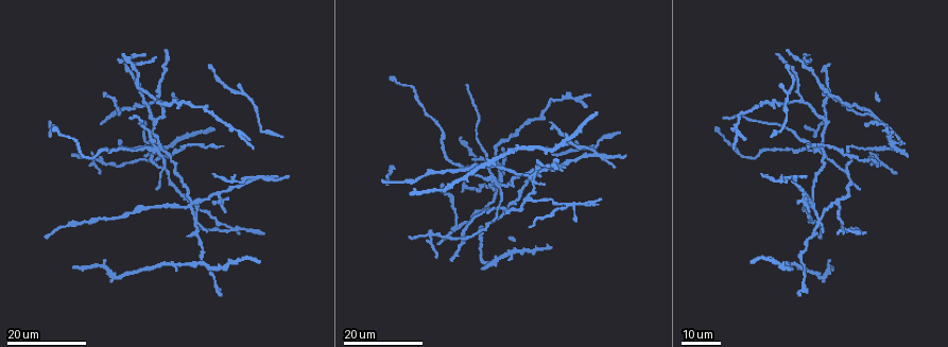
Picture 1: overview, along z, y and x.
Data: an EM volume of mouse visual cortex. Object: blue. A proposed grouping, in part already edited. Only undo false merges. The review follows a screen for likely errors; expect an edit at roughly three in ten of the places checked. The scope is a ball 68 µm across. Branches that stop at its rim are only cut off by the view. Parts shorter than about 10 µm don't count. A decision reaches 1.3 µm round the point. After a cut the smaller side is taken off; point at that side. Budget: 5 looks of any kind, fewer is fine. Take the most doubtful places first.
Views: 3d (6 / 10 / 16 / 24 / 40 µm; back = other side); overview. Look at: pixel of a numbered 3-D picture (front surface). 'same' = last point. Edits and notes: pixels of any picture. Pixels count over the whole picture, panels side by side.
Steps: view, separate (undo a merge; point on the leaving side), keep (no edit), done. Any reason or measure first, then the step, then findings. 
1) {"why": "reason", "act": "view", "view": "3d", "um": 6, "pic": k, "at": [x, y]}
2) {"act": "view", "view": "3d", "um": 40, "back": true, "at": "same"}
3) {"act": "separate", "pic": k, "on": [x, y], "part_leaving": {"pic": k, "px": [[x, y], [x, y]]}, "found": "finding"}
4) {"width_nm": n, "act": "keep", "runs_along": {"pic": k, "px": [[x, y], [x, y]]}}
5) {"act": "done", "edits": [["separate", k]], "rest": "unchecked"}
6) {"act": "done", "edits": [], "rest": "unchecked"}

{"why": "four-way junction", "act": "view", "view": "3d", "um": 24, "pic": 1, "at": [197, 222]}

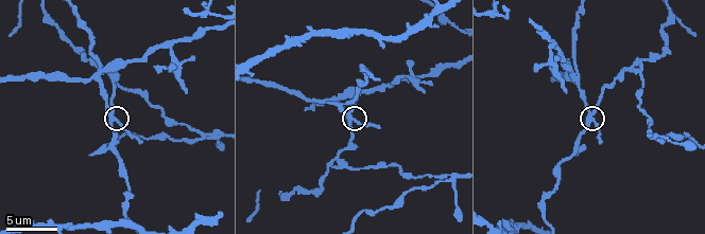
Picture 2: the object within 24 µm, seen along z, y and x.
{"act": "view", "view": "3d", "um": 10, "pic": 2, "at": [593, 112]}

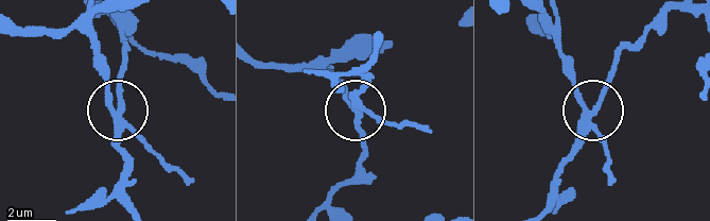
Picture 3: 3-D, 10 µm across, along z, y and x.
{"width_nm": 250, "act": "keep", "runs_along": {"pic": 3, "px": [[552, 10], [566, 77], [592, 109], [629, 41]]}, "found": "continuous, no second neuron"}

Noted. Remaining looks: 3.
{"why": "two arms in line, one across", "act": "view", "view": "3d", "um": 24, "pic": 1, "at": [156, 159]}

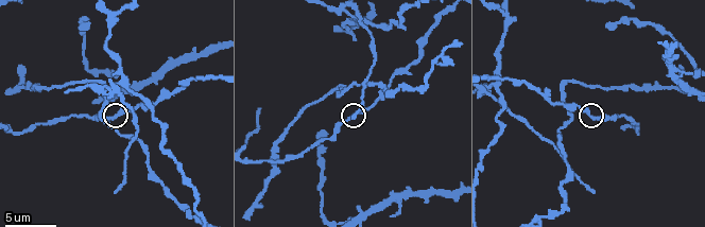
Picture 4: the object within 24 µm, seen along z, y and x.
{"why": "closer look", "act": "view", "view": "3d", "um": 10, "pic": 4, "at": [588, 115]}

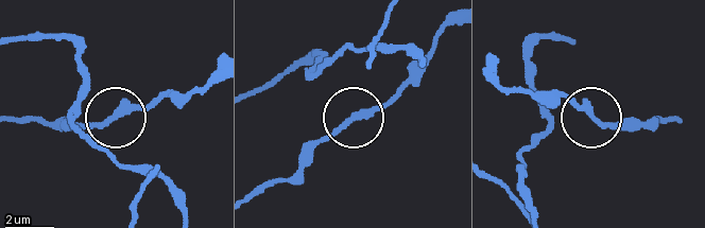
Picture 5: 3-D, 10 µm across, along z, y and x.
{"width_nm": 190, "act": "keep", "runs_along": {"pic": 5, "px": [[423, 63], [356, 51], [320, 75], [350, 118], [409, 76]]}, "found": "continuous, no second neuron"}

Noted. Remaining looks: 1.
{"why": "two arms in line, one across", "act": "view", "view": "3d", "um": 6, "pic": 2, "at": [94, 78]}

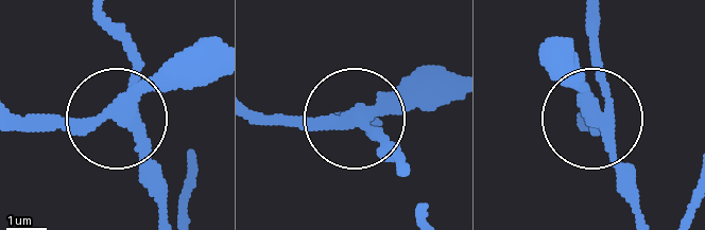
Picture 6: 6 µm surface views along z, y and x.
{"act": "separate", "pic": 6, "on": [165, 69], "part_leaving": {"pic": 6, "px": [[125, 107], [162, 87], [212, 80]]}, "found": "two neurons meet here"}

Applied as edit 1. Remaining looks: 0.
{"act": "done", "edits": [["separate", 6]], "rest": "unchecked"}

